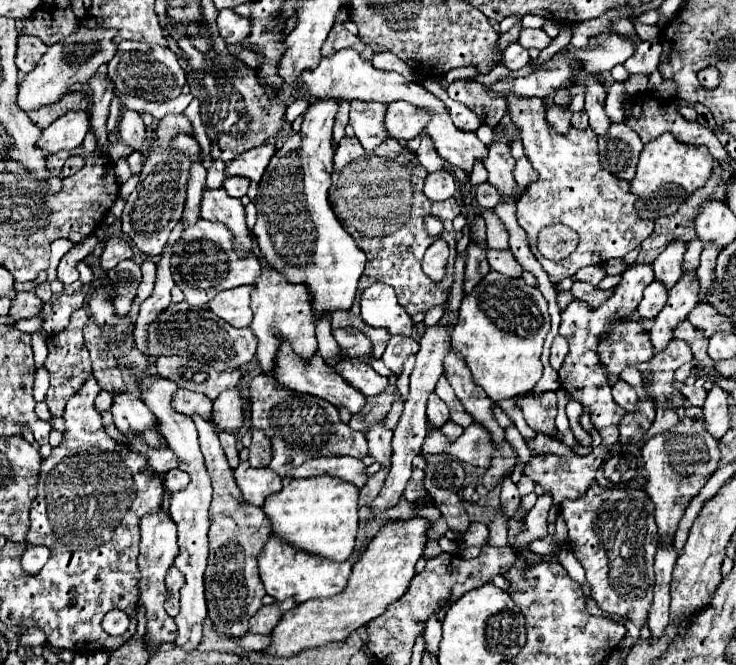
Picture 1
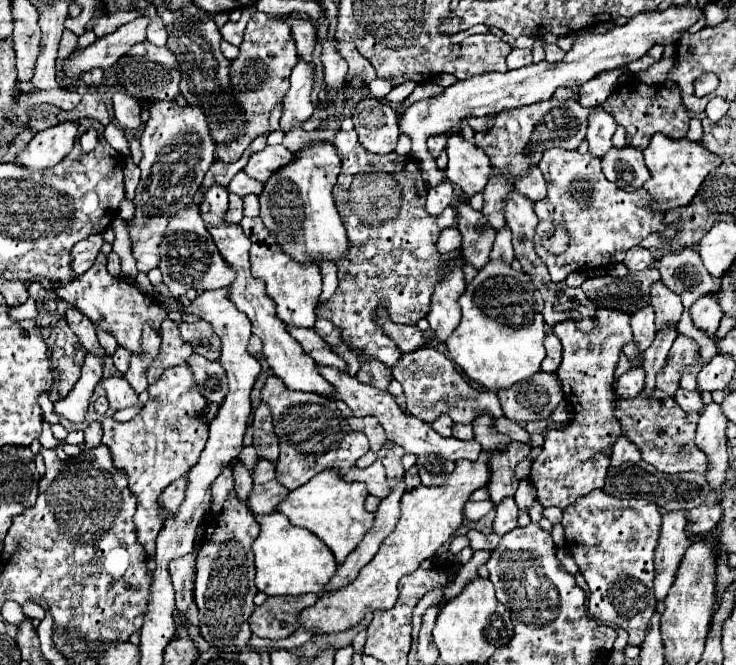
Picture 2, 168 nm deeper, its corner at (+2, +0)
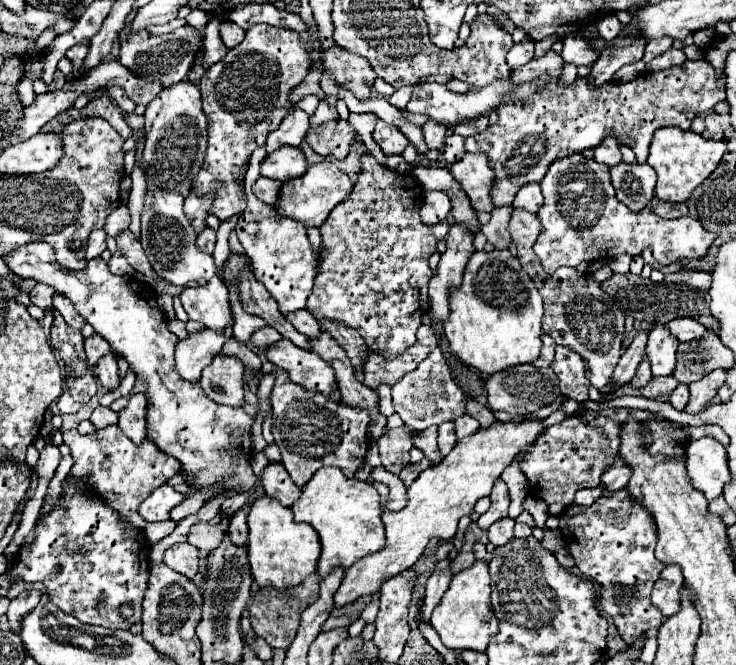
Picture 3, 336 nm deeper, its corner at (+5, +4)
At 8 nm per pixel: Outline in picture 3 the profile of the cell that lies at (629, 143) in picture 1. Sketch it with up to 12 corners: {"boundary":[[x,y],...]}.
{"boundary":[[648,163],[610,167],[618,201],[640,211],[652,201],[656,173]]}

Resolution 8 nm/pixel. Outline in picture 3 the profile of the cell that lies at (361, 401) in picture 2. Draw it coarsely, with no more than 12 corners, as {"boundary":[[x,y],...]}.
{"boundary":[[280,339],[266,357],[304,389],[330,395],[332,365]]}

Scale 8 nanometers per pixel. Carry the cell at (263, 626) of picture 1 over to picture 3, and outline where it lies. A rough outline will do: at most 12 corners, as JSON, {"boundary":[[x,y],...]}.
{"boundary":[[318,575],[286,591],[260,589],[254,633],[288,649],[302,611],[318,599]]}

